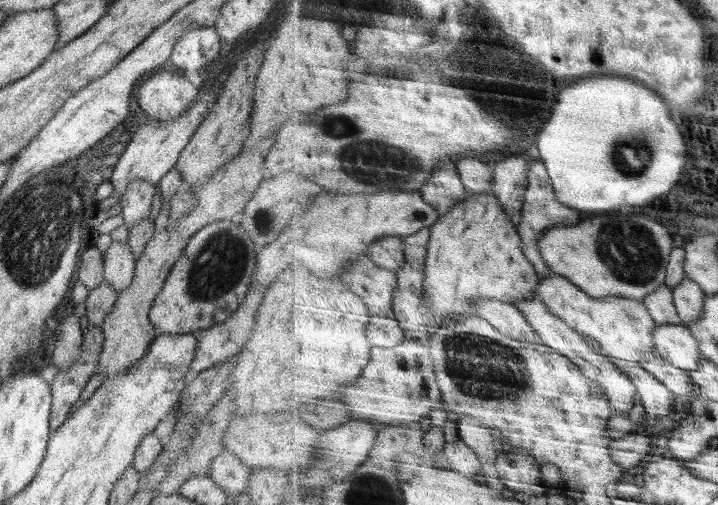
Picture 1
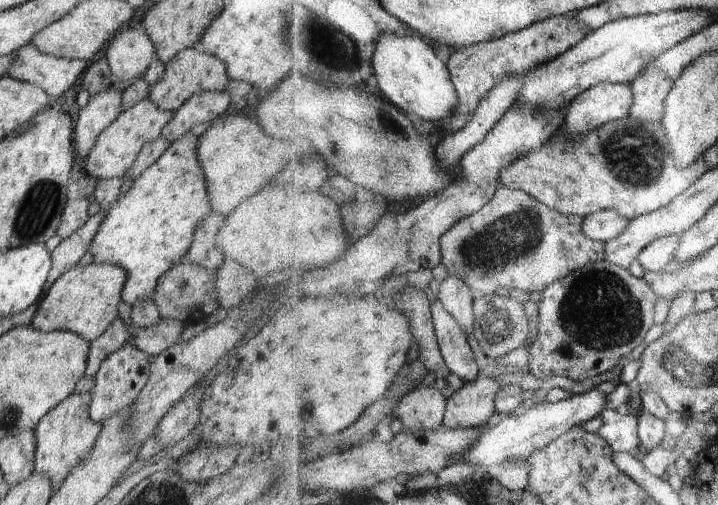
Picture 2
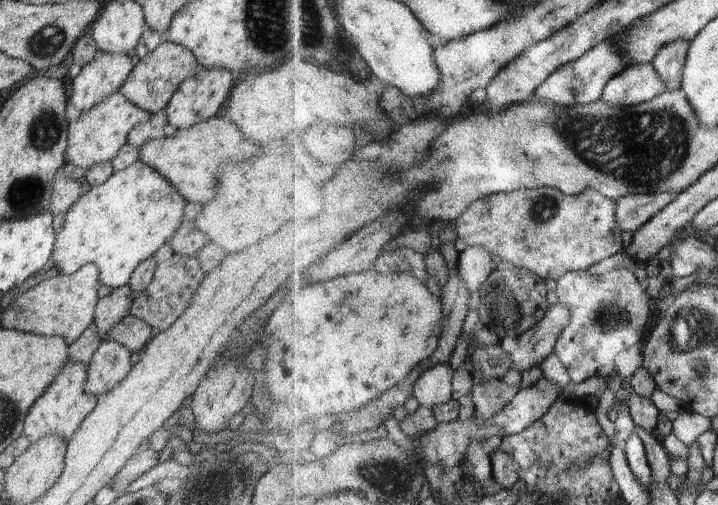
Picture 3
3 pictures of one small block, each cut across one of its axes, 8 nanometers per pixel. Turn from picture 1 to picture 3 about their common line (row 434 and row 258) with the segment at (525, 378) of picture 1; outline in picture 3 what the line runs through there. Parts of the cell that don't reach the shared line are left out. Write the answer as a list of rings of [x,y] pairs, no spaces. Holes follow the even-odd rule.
[[[540,188],[540,190],[518,190],[510,194],[494,194],[487,199],[478,200],[467,208],[460,219],[454,223],[459,238],[470,247],[484,247],[498,261],[504,261],[516,266],[526,266],[532,272],[540,274],[544,281],[557,283],[570,272],[590,271],[596,264],[612,259],[616,254],[625,253],[622,226],[616,212],[619,202],[606,198],[600,192],[584,192],[580,196],[570,196],[558,188]]]

